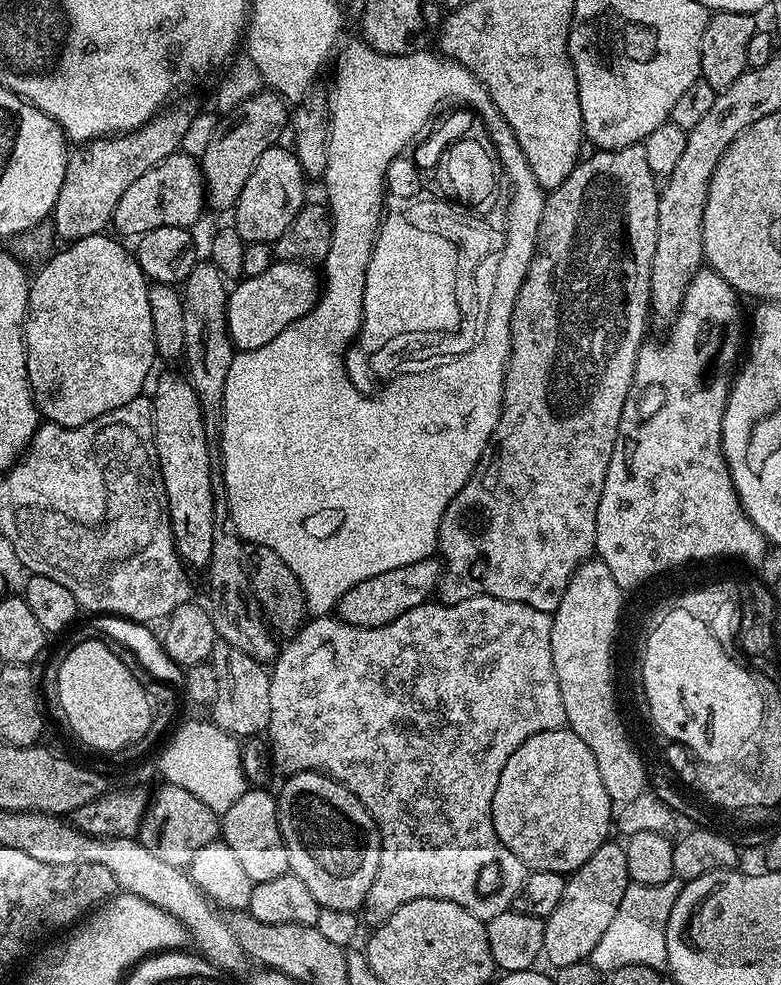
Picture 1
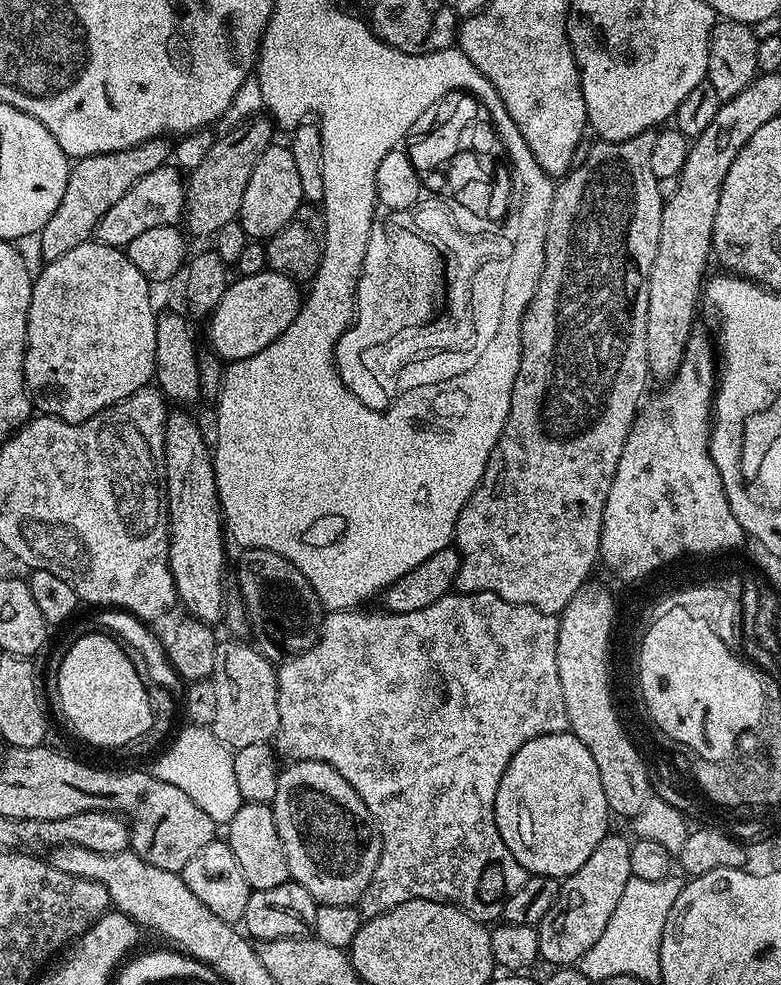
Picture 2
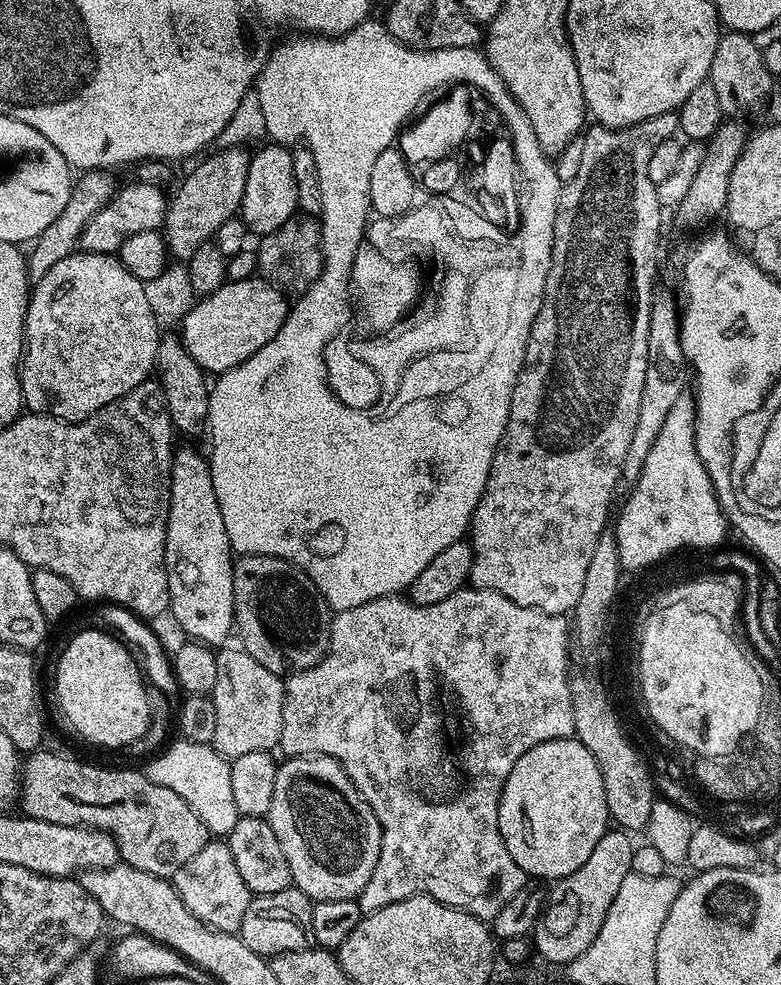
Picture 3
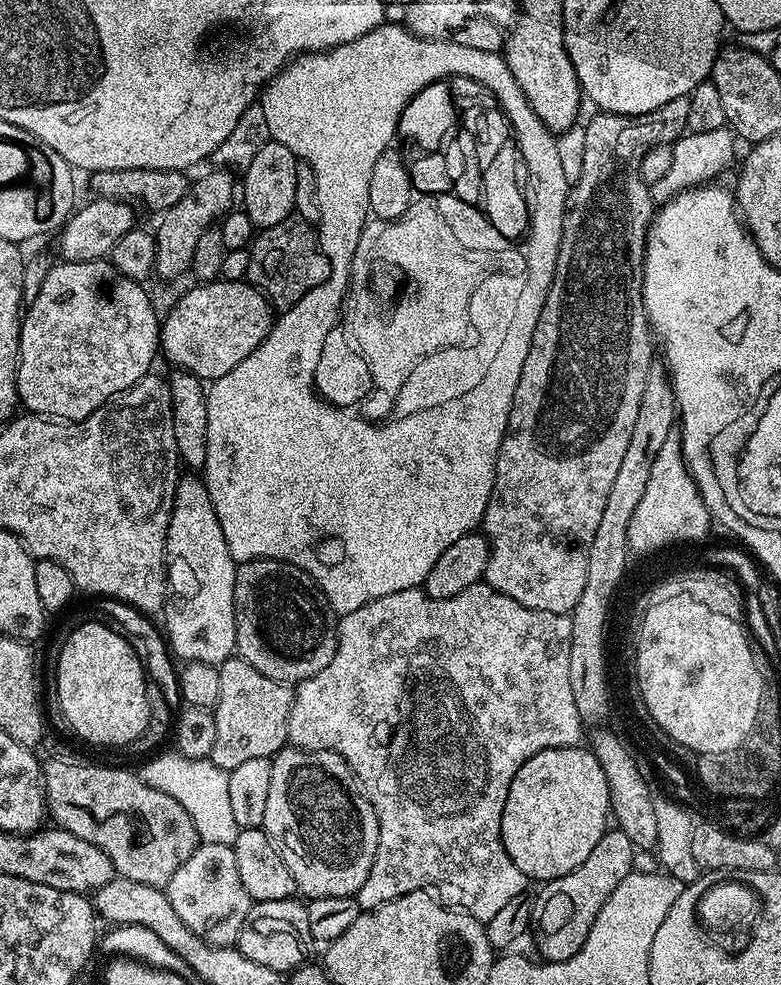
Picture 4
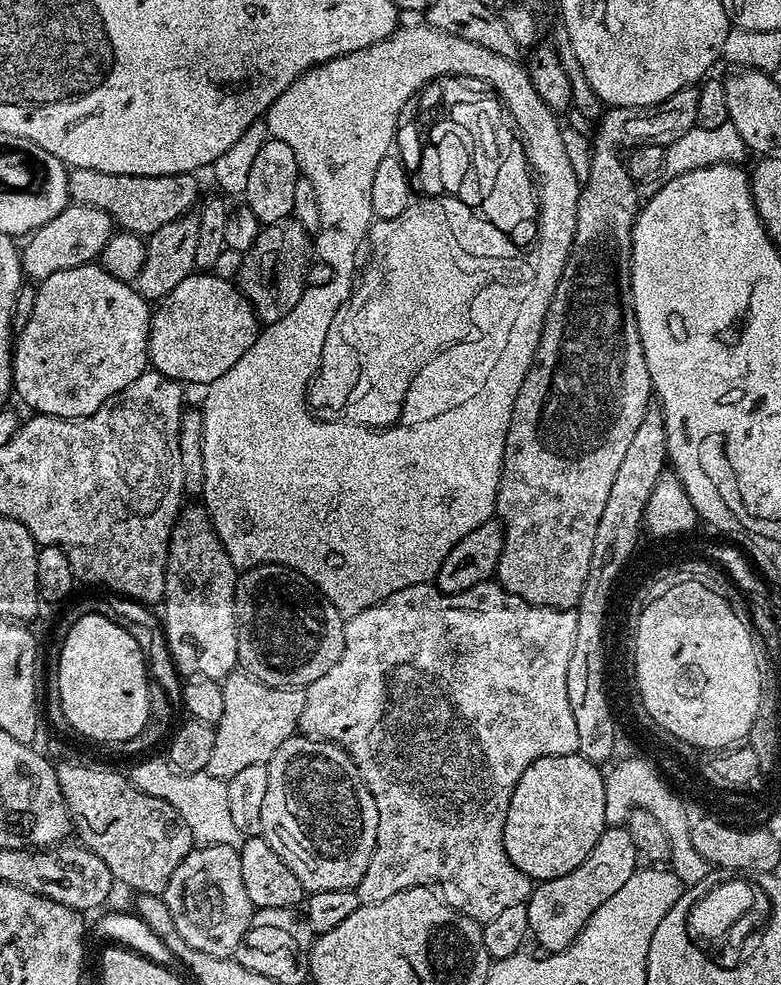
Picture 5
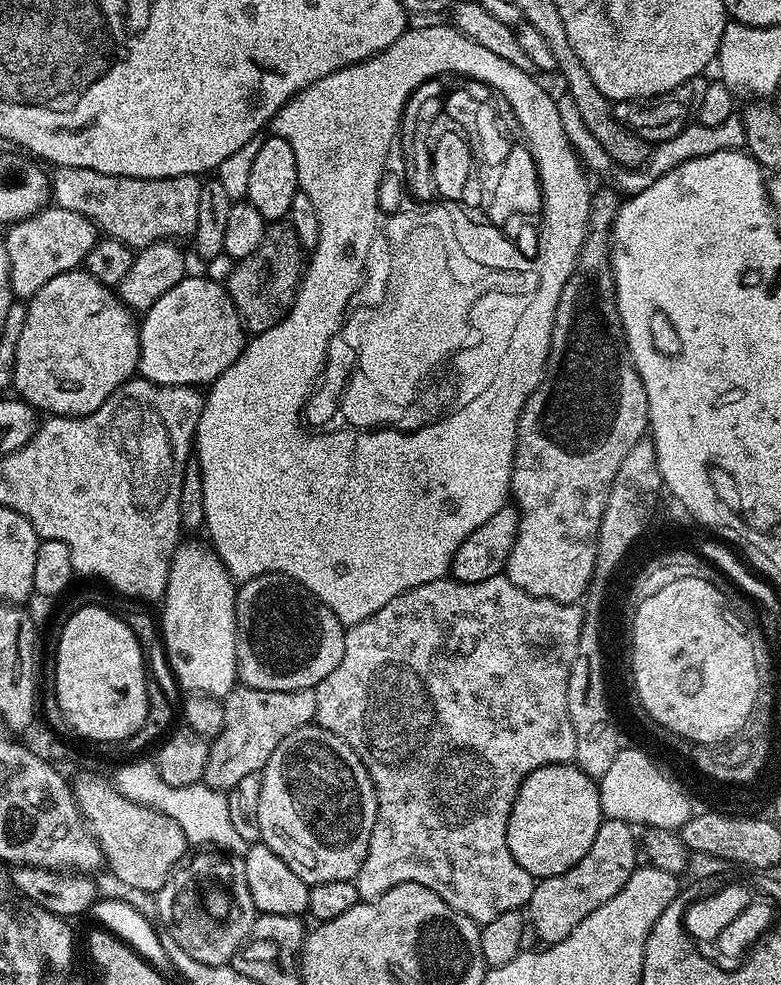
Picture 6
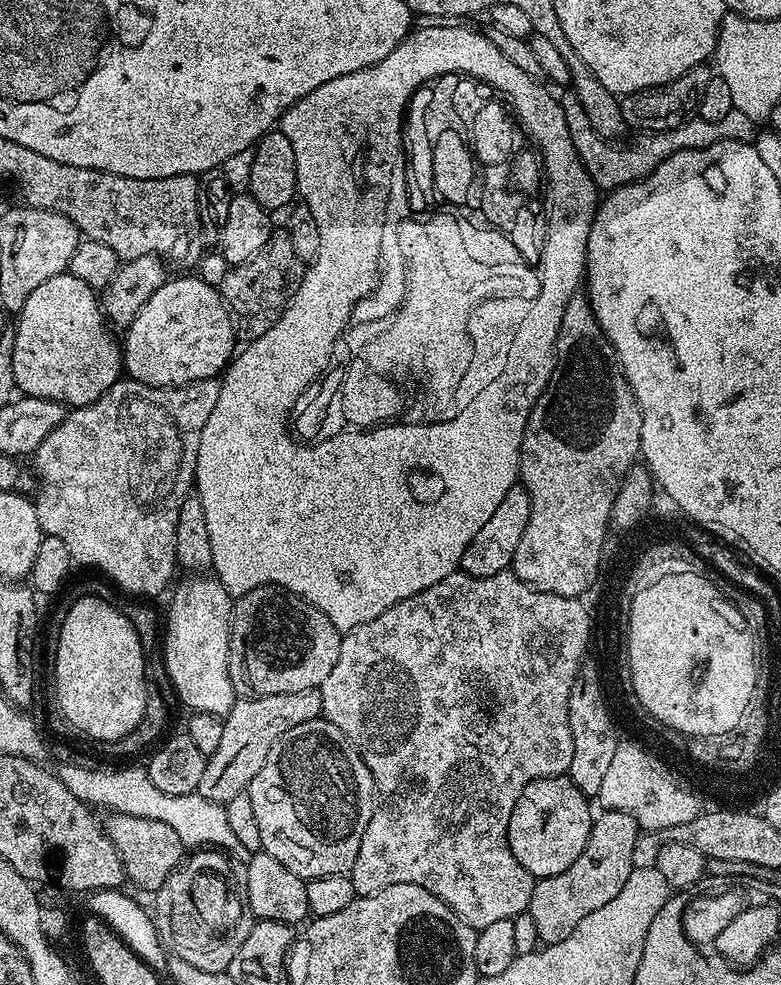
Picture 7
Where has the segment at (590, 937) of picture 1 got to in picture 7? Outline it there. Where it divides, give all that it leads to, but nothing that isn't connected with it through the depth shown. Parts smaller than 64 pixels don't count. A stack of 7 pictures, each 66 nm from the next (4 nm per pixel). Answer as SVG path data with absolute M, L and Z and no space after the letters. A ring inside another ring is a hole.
M601 811L592 821L590 838L586 838L586 846L578 859L567 870L562 870L562 874L541 876L533 883L527 912L534 918L541 945L562 942L562 938L574 934L574 926L578 926L586 914L606 906L606 902L617 896L632 873L634 842L638 842L641 834L640 825L630 814Z

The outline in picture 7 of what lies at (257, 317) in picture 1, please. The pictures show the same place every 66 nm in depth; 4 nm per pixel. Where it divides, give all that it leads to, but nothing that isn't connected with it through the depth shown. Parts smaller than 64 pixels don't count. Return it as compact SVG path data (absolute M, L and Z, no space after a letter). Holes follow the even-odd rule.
M199 275L170 278L156 291L150 294L150 302L138 310L132 325L122 336L124 353L123 371L131 379L158 386L159 388L179 388L195 380L211 380L219 377L228 367L238 348L236 327L232 324L232 315L224 305L224 299L213 285L202 282Z

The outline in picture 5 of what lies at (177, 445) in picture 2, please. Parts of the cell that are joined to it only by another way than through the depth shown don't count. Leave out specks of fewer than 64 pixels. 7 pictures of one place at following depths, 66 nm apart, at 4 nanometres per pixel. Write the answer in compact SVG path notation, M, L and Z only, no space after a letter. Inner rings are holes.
M192 502L176 517L168 543L168 565L162 609L162 627L169 652L177 669L185 677L223 681L237 671L238 634L236 633L236 577L238 569L230 562L218 534L208 517L208 511Z

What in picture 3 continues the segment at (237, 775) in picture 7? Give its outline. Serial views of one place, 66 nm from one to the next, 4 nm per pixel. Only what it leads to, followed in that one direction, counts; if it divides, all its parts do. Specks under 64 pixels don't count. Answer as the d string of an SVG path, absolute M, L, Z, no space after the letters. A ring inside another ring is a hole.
M224 646L216 652L218 674L214 681L214 690L211 692L214 702L214 715L217 724L214 725L214 738L211 745L221 756L234 761L255 751L272 752L280 743L282 734L282 706L284 705L284 680L275 676L262 662L250 658L250 654L242 646L228 648Z

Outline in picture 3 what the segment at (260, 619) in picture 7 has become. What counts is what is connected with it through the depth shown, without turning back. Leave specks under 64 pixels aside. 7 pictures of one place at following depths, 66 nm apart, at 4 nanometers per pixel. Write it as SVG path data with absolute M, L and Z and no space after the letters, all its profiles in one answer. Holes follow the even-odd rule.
M241 556L235 557L232 565L234 578L234 602L232 614L234 628L240 632L239 643L250 654L281 678L294 672L301 672L314 666L321 658L327 656L332 643L332 616L330 609L322 598L322 594L314 586L314 582L301 568L295 568L290 562L273 556Z

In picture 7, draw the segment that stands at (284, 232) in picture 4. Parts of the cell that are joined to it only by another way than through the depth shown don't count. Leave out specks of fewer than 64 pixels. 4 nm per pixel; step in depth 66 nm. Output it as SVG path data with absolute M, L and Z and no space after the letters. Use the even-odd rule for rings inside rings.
M286 234L272 235L266 246L254 254L254 258L229 267L226 278L222 278L218 285L218 291L224 299L224 305L228 307L228 313L232 315L232 324L241 341L262 338L262 334L266 334L266 330L270 330L270 326L282 318L292 301L292 295L302 282L305 267L306 262L298 258Z

